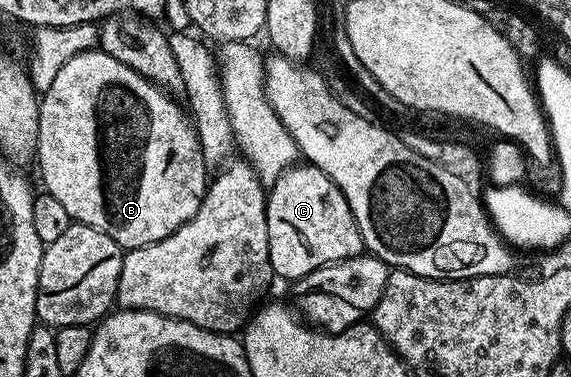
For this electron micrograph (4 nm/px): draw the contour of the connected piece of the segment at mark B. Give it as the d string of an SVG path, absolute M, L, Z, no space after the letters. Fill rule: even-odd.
M100 50L81 52L68 58L55 75L54 82L40 97L40 112L38 114L38 142L35 153L35 164L41 167L41 180L44 191L49 192L67 210L70 221L86 224L103 234L107 234L123 250L142 248L148 244L167 238L179 226L183 226L199 210L205 197L207 187L207 169L205 159L199 146L197 131L193 129L193 121L187 115L186 109L177 105L178 101L170 96L158 84L152 84L143 74L131 70L131 66L123 66L119 58L111 58L111 54Z

